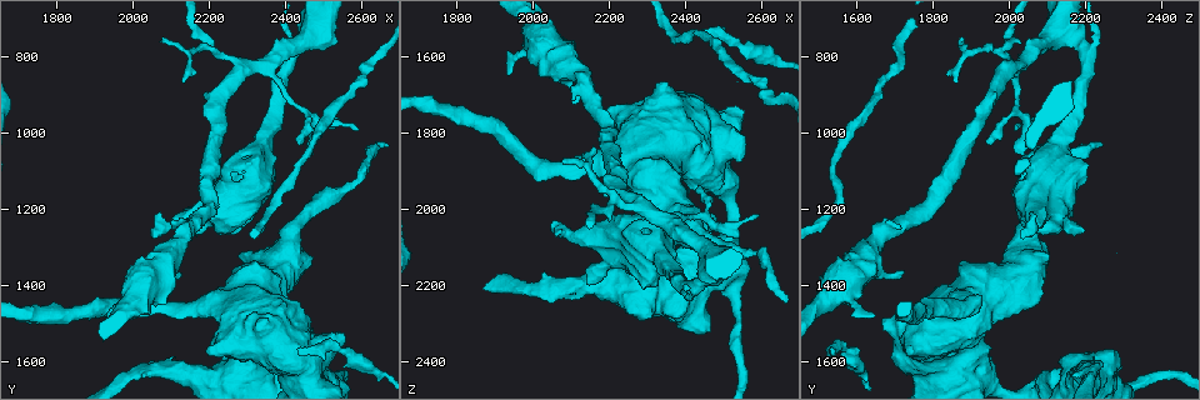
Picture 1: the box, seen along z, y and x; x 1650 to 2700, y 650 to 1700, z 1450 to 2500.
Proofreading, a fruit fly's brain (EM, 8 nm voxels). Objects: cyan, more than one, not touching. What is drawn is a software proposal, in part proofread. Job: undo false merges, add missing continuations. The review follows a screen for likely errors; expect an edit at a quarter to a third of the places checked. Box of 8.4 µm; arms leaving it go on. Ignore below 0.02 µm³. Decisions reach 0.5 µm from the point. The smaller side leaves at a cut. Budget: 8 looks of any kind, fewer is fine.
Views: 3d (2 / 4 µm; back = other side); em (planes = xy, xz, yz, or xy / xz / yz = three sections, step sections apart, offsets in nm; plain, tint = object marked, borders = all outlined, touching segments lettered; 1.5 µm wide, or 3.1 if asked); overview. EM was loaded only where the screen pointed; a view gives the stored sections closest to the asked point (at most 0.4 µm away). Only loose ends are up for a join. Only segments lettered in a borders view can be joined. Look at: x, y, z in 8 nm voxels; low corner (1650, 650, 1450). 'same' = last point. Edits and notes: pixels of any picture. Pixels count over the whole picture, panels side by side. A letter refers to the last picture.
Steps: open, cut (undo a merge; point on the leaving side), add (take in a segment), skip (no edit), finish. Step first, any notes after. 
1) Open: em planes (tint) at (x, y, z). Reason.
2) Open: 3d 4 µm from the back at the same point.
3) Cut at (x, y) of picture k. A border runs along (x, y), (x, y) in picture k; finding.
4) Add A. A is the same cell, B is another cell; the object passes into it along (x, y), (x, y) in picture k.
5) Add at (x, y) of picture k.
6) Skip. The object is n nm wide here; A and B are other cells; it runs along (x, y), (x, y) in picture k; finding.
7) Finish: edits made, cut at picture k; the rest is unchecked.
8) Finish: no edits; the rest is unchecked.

Open: em planes (borders) at (2255, 1575, 2270).

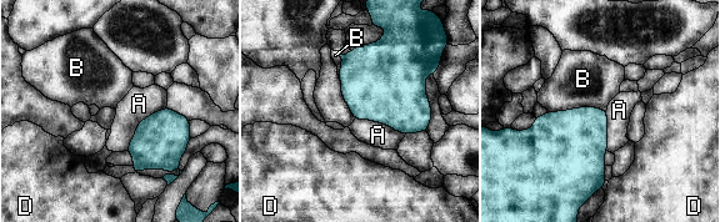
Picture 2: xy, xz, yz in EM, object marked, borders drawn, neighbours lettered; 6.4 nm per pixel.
Skip. A, B and D are other cells; a border runs along (605, 109), (571, 107), (548, 112) in picture 2; no lettered segment goes on from it.

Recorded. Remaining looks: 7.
Open: em xz step 8 (borders) at (2290, 835, 1990). Branch point.

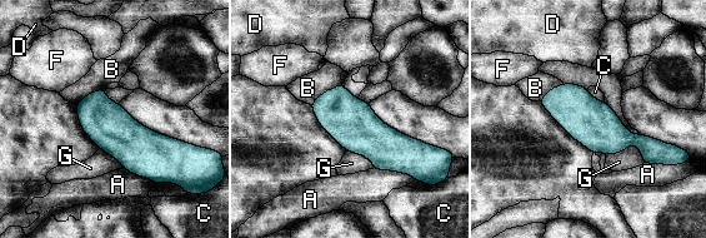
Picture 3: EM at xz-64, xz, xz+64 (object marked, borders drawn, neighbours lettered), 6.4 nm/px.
Skip. A, B, C, D, F and G are other cells; all the same neuron.

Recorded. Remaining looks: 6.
Open: em planes (borders) at (2195, 1575, 1740). Free end.

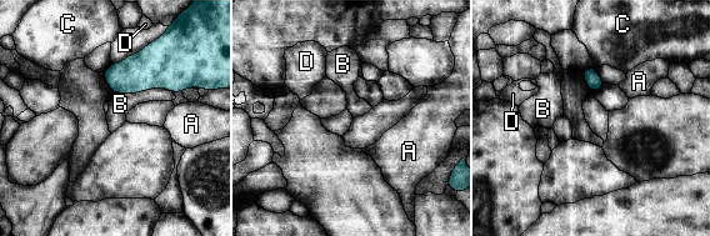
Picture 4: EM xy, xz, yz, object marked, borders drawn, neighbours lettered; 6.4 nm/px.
Skip. A, B, C and D are other cells; a border runs along (171, 91), (146, 89), (113, 94) in picture 4; none of them fits.

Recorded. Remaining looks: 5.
Finish: no edits; the rest is unchecked.

